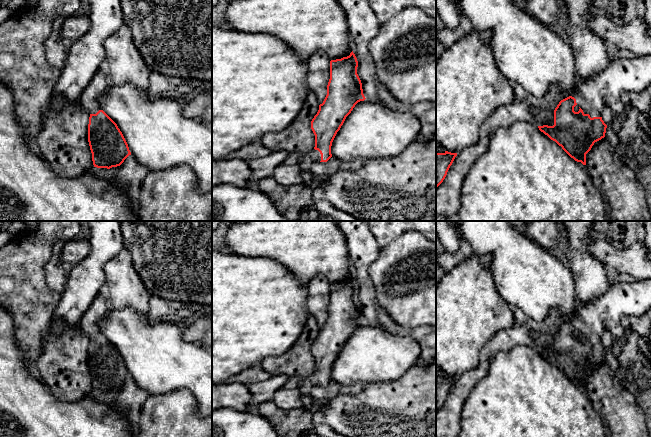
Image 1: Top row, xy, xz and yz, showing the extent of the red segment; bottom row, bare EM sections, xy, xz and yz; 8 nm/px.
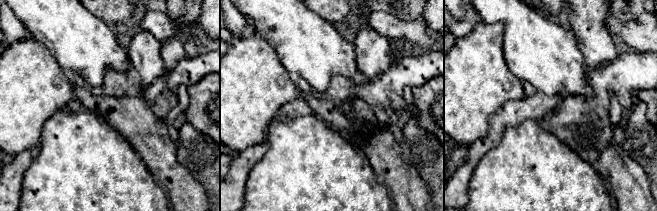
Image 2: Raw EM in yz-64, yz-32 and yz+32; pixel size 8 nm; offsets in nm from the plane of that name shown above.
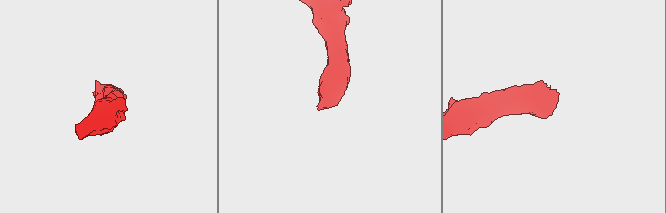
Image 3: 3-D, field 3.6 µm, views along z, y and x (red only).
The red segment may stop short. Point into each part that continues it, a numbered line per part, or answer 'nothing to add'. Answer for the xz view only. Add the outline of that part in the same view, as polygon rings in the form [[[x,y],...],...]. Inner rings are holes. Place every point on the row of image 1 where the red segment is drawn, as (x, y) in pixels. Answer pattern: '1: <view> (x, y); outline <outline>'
1: xz (313, 156); outline [[[312,149],[307,154],[300,157],[300,167],[302,171],[310,171],[313,164],[321,161],[321,154],[318,150]]]

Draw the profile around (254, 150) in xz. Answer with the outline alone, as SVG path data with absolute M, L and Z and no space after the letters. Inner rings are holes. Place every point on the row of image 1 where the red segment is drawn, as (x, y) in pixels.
M253 141L236 151L232 151L225 159L250 162L254 159L268 156L271 153L272 151L269 148L264 147L260 141Z

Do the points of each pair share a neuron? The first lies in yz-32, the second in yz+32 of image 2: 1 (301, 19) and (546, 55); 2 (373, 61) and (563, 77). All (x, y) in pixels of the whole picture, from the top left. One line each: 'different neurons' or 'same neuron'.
1: same neuron
2: different neurons

